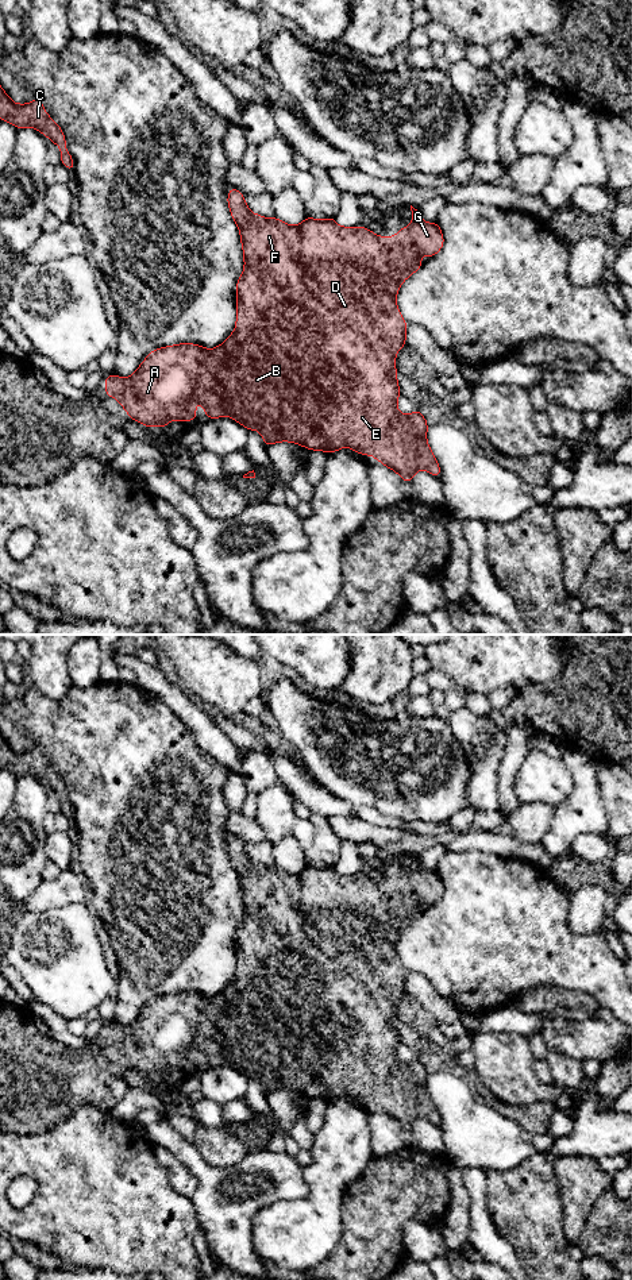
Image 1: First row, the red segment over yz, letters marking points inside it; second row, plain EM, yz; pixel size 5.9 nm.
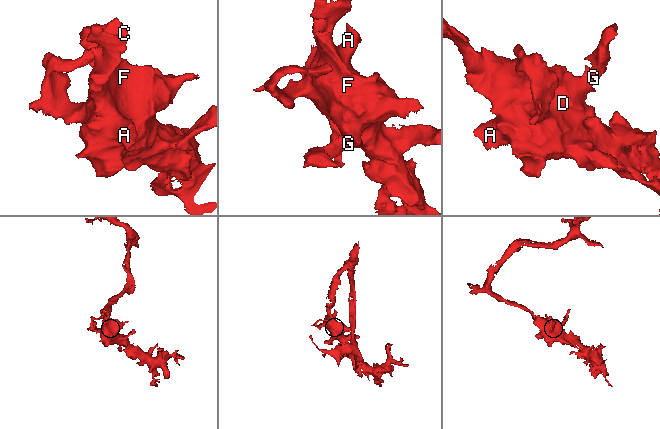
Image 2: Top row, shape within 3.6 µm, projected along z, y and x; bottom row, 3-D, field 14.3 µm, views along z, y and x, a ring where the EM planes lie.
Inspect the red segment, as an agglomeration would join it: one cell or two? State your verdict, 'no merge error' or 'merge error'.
no merge error

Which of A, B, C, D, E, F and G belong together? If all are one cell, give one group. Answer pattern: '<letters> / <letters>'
A B C D E F G

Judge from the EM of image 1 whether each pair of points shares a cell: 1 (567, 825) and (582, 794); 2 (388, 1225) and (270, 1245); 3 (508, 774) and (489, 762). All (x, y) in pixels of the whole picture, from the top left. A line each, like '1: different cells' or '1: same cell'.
1: same cell
2: different cells
3: different cells

